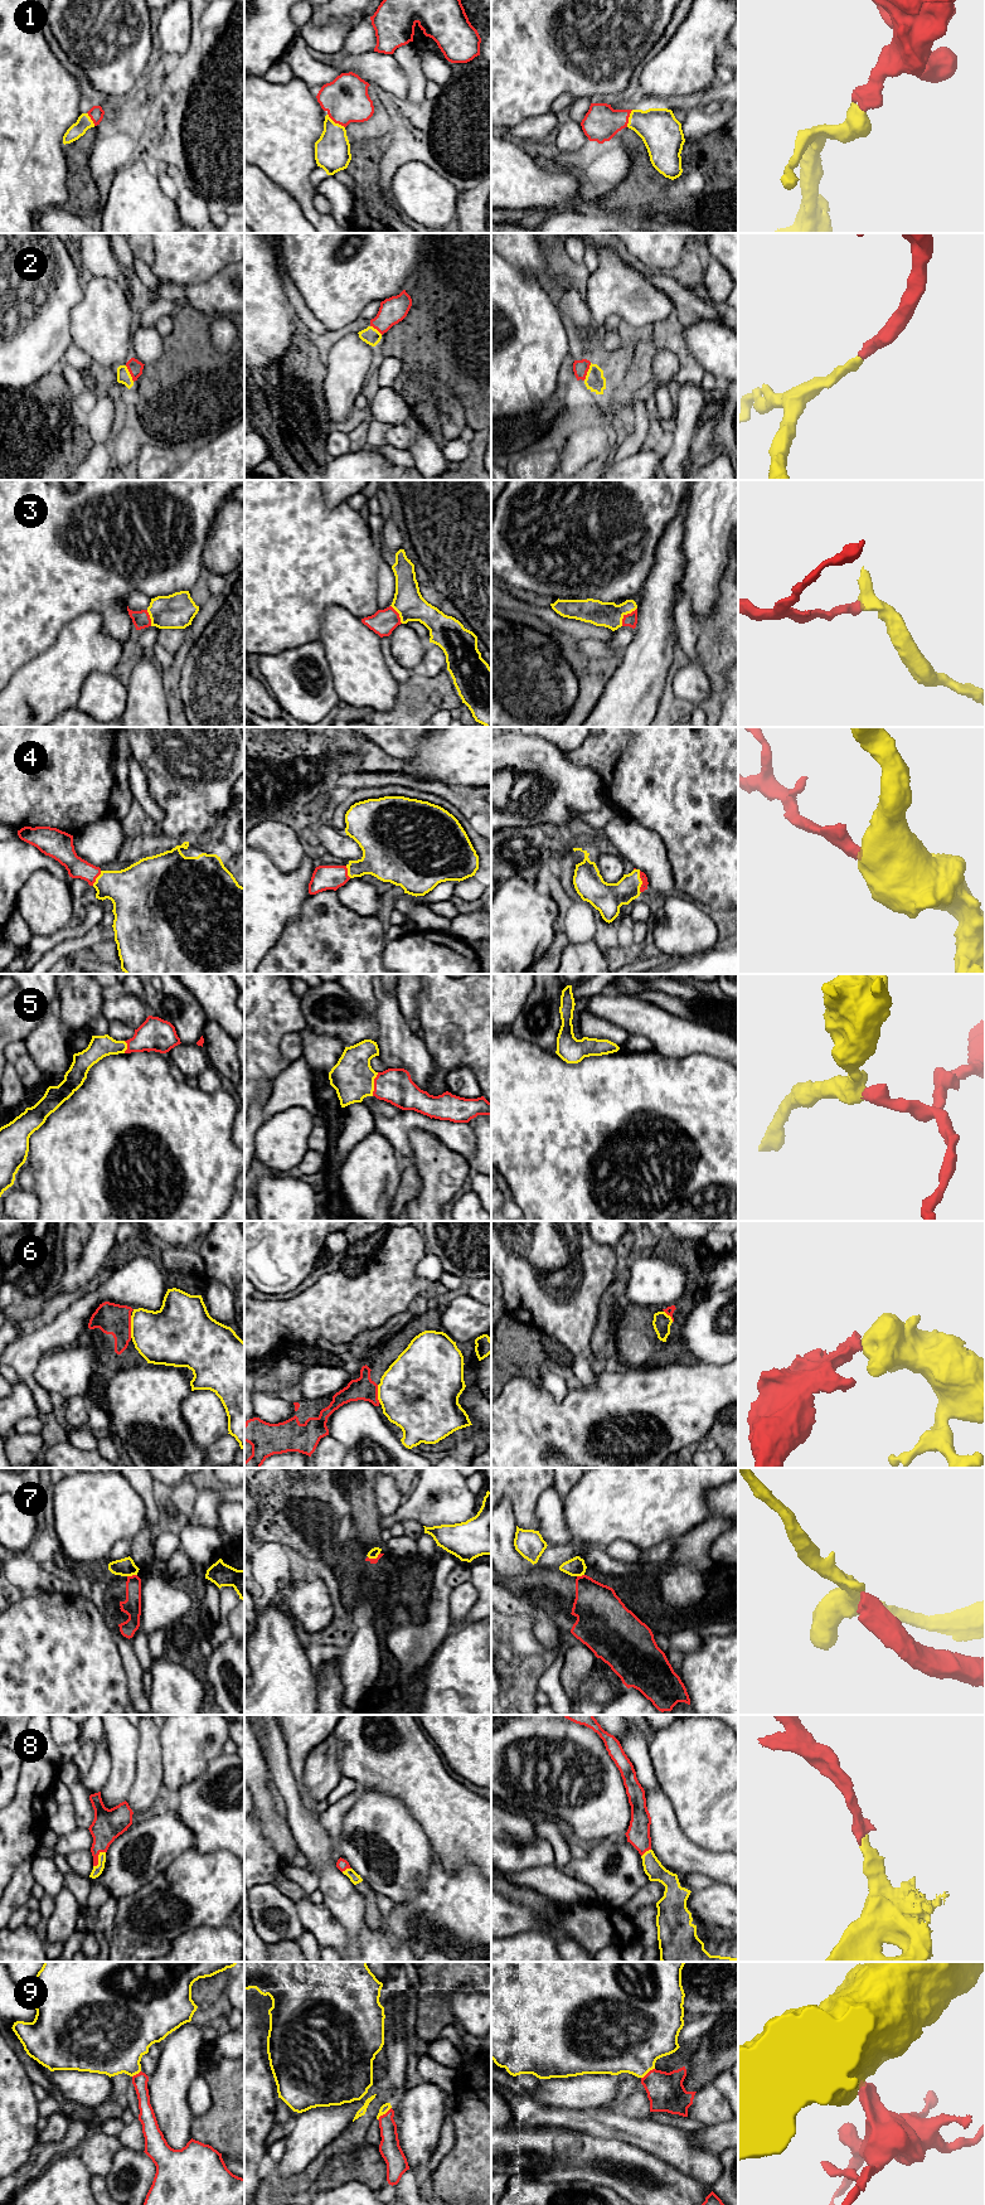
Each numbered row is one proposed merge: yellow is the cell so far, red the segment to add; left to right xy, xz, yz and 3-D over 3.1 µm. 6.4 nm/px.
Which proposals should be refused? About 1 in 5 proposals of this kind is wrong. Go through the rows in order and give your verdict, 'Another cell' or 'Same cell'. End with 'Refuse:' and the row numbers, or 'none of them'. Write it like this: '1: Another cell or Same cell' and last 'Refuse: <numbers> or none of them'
1: Same cell
2: Same cell
3: Same cell
4: Same cell
5: Same cell
6: Another cell
7: Another cell
8: Same cell
9: Same cell
Refuse: 6, 7

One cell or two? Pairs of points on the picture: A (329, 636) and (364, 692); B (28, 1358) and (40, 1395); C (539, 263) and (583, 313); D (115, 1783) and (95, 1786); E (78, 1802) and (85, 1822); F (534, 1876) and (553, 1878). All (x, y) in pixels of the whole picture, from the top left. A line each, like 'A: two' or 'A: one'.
A: one
B: one
C: one
D: two
E: one
F: one

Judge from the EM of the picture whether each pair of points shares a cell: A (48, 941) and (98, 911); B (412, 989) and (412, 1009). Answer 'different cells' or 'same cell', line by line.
A: same cell
B: same cell

